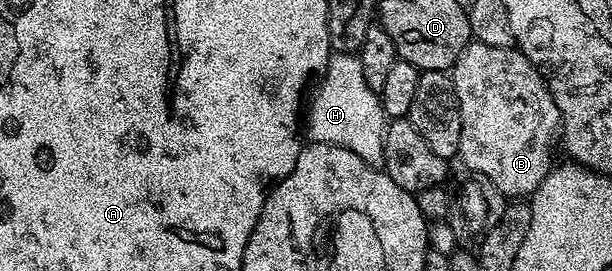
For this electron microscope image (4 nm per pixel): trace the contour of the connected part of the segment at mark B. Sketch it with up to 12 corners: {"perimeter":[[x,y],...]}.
{"perimeter":[[517,48],[454,61],[460,162],[507,199],[552,169],[562,113]]}

